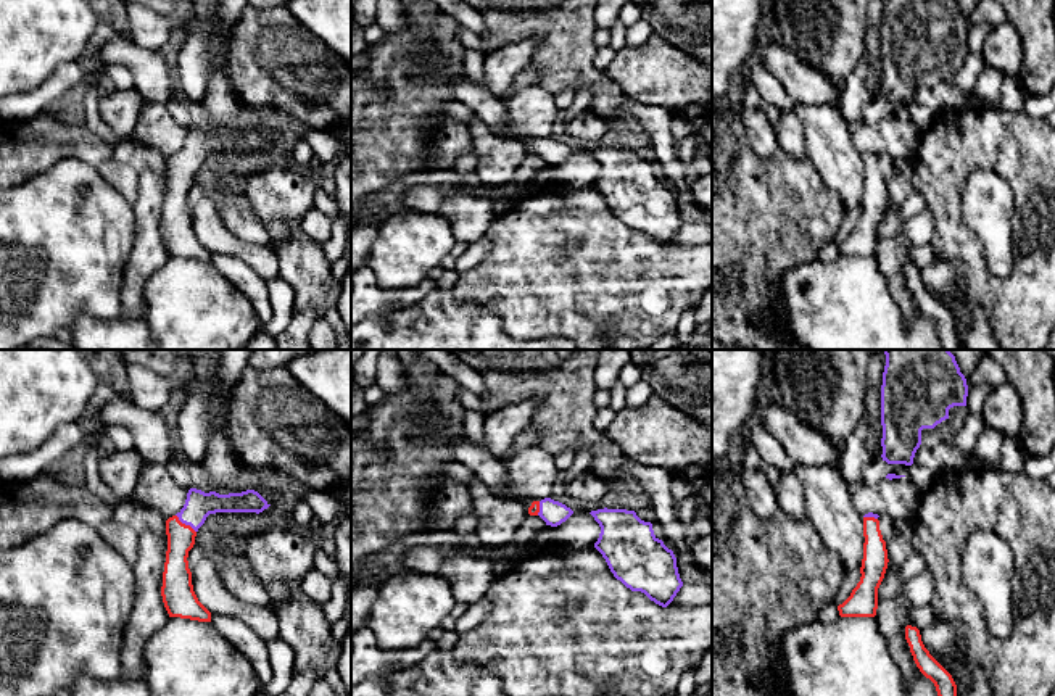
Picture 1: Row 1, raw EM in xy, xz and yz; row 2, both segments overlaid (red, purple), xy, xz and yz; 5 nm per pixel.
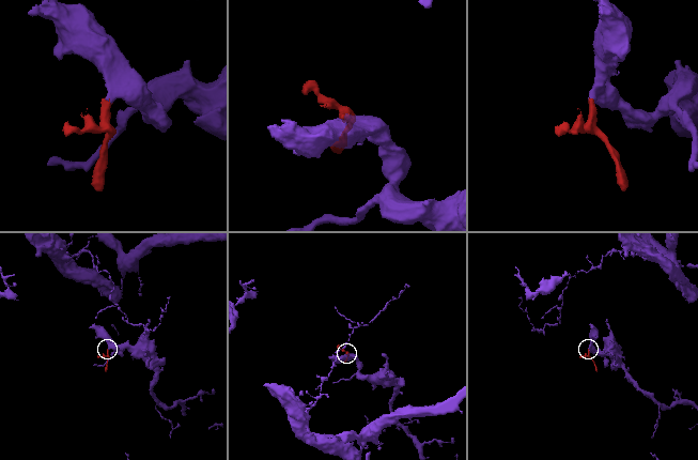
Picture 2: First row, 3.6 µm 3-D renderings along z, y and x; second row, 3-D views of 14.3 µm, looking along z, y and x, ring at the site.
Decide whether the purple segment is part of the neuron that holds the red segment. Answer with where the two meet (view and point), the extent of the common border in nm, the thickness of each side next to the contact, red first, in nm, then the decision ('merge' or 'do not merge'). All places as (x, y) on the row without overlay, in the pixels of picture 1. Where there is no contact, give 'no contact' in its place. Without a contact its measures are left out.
xy (184, 163) | 140 nm | 140/140 nm | merge

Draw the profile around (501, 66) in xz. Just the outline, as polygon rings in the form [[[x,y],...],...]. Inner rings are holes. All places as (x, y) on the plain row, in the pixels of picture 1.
[[[532,37],[485,55],[485,84],[491,95],[499,98],[511,89],[514,77],[532,64],[541,40]]]

